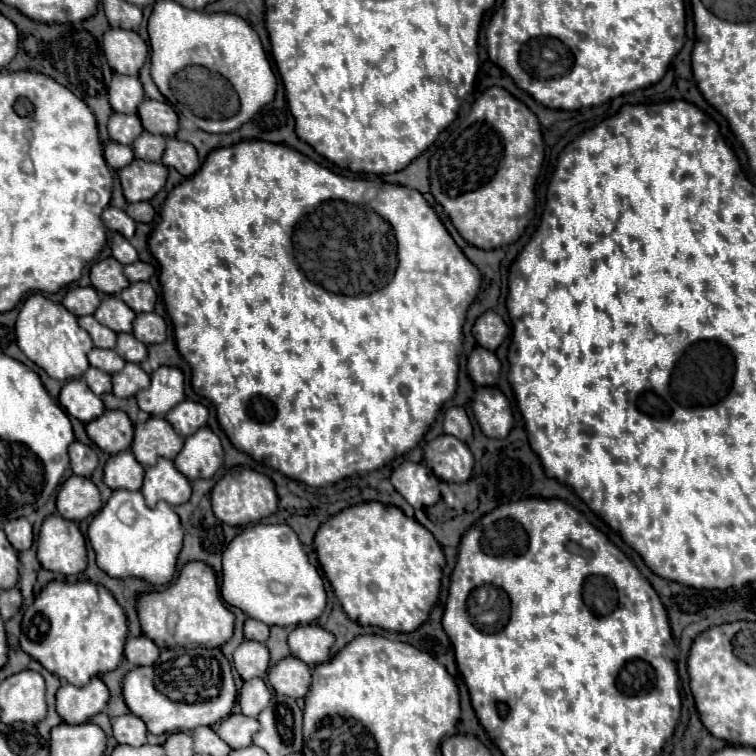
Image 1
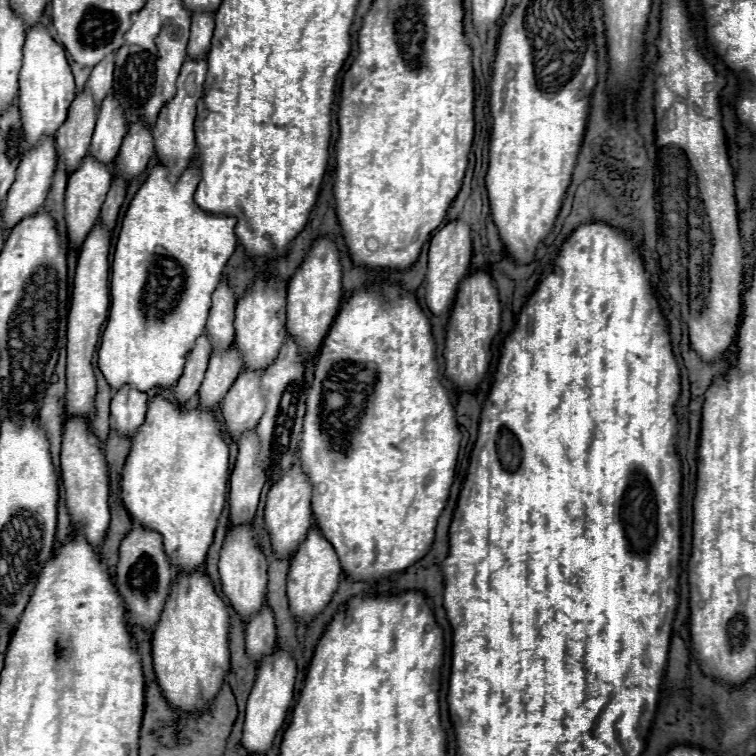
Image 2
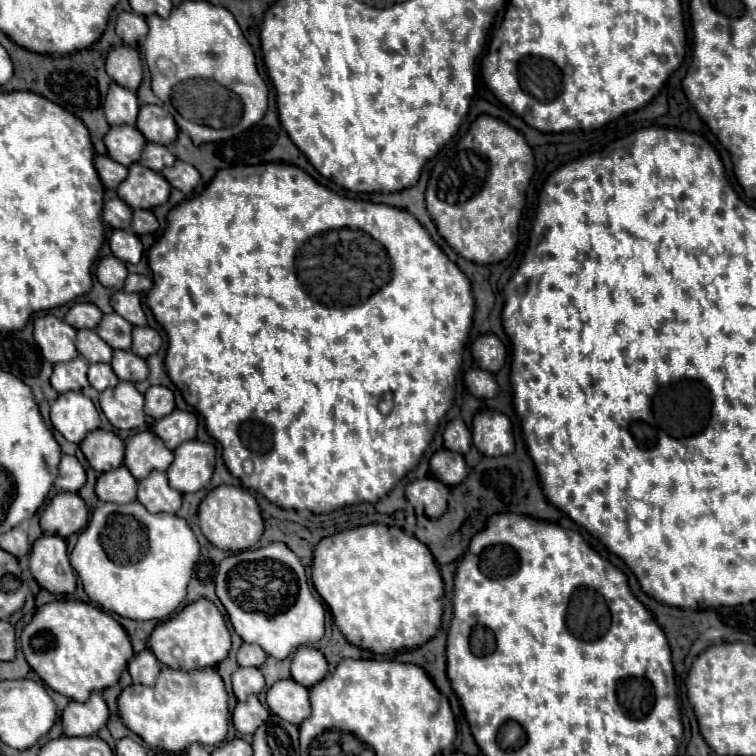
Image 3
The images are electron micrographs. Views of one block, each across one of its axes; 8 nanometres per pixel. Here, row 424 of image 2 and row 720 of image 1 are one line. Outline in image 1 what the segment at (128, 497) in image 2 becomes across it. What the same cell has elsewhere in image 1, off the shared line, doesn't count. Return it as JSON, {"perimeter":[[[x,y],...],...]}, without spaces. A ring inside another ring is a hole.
{"perimeter":[[[174,648],[162,650],[152,666],[134,668],[126,674],[122,686],[124,702],[134,716],[138,716],[150,734],[174,734],[192,732],[198,726],[214,726],[222,718],[230,716],[236,702],[236,686],[230,662],[224,658],[220,648]]]}

